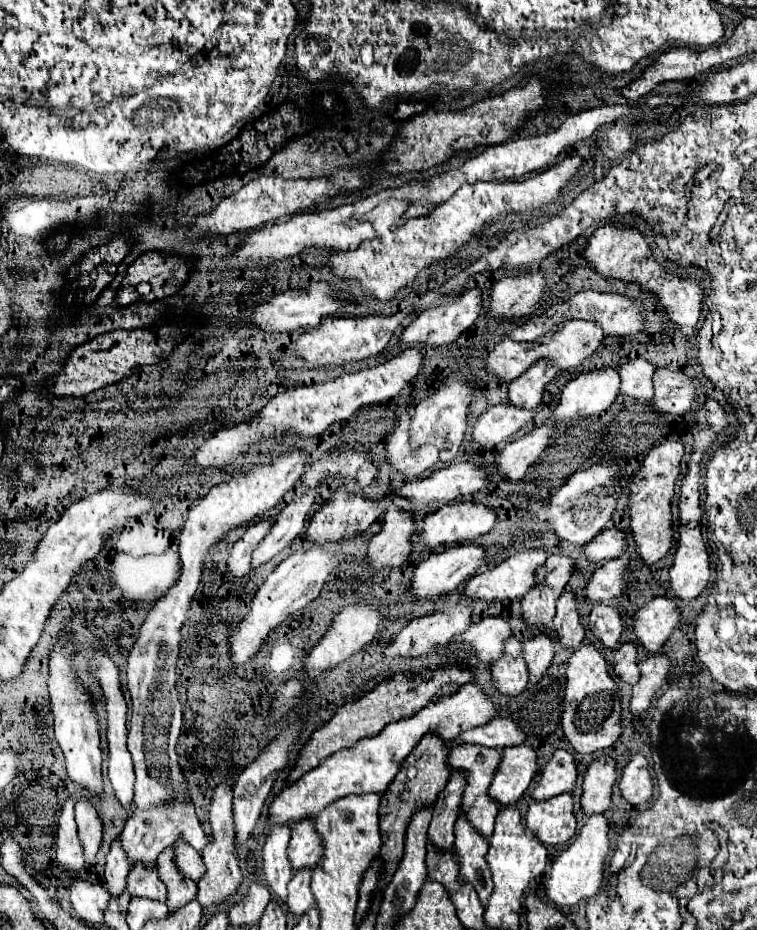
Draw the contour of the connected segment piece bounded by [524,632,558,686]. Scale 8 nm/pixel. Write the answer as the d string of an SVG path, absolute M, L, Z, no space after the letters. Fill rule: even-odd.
M540 632L536 634L532 640L526 640L524 642L524 654L526 654L526 662L528 662L528 668L530 668L530 684L536 684L540 680L540 676L546 672L546 668L550 666L554 654L556 654L556 640L546 634L546 632Z

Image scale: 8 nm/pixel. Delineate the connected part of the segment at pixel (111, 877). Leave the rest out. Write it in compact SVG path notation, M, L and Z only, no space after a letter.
M118 840L112 842L110 852L106 856L106 886L110 896L120 896L126 890L126 876L130 872L130 862L126 862L126 854L122 854L122 848L118 846Z

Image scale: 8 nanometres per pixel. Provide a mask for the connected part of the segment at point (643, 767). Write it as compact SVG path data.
M636 754L626 764L624 774L620 778L620 792L634 806L642 806L652 798L654 782L650 776L650 766L646 756Z

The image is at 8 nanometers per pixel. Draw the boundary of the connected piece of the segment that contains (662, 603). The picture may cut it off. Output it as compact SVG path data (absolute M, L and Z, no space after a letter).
M656 596L636 612L634 630L648 652L656 652L680 622L680 608L670 596Z

